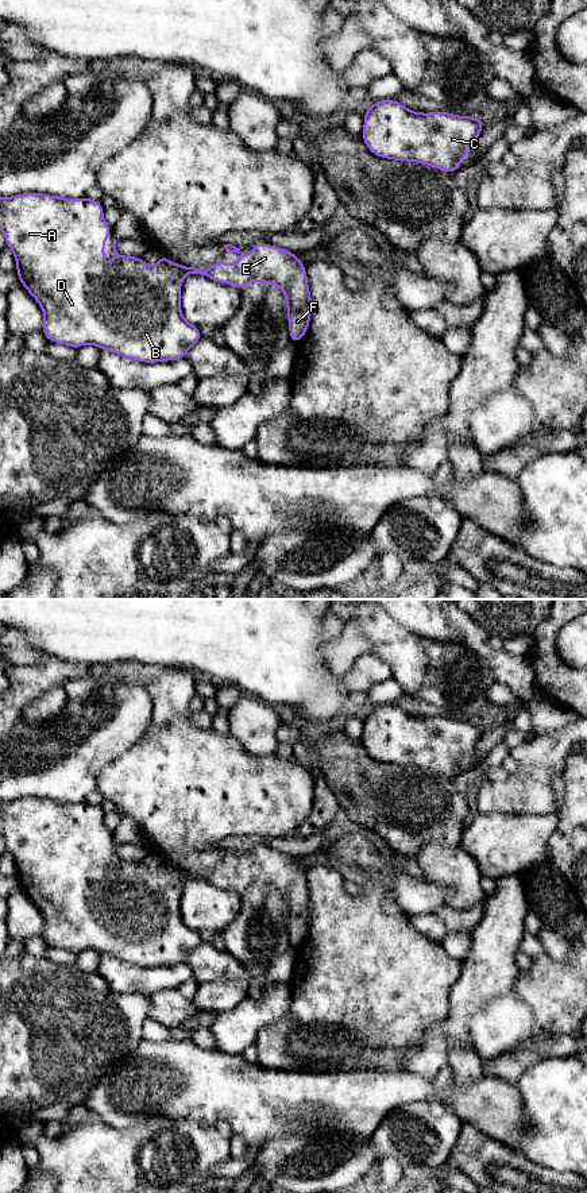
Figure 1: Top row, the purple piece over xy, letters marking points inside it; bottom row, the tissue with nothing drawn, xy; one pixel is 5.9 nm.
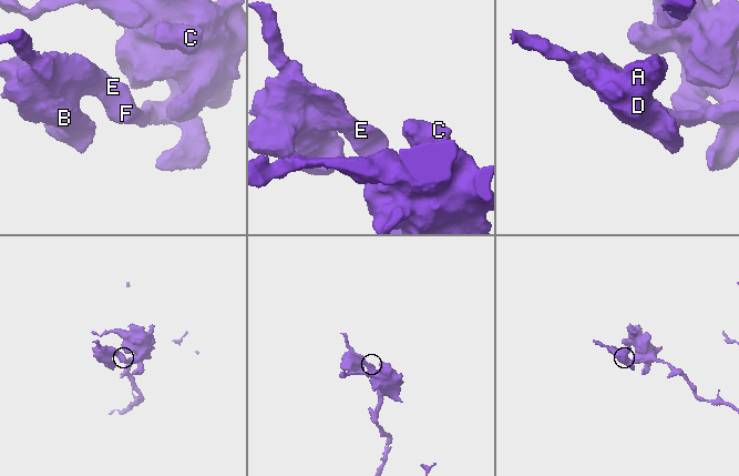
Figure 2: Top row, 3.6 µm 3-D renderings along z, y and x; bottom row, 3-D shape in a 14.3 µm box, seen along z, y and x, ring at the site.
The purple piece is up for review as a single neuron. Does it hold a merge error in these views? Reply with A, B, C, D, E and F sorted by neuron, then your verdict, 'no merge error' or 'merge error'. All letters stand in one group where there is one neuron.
A B C D E F; no merge error

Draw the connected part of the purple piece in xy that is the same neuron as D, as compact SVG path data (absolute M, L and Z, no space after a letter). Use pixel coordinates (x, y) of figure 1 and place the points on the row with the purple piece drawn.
M20 193L12 197L0 197L0 229L5 235L5 246L15 255L20 283L42 308L45 324L40 332L49 341L73 348L93 344L100 350L108 350L144 363L179 360L202 337L200 327L188 323L181 313L181 285L188 274L206 275L215 282L227 282L237 290L244 289L252 281L277 285L286 297L290 343L297 344L305 336L310 323L312 300L305 265L296 254L256 242L247 255L242 255L240 250L232 244L224 244L227 252L240 255L233 269L223 259L205 270L179 263L174 265L163 254L159 254L157 266L150 266L140 256L120 255L116 251L117 240L113 239L113 259L107 269L104 266L104 242L108 235L112 235L112 227L105 223L103 209L101 201L89 200L88 197L63 198L43 193Z

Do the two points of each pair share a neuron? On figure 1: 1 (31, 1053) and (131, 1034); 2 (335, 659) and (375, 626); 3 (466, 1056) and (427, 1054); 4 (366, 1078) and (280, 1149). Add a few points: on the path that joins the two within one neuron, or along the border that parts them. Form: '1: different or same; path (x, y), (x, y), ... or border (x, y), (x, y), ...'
1: same; path (56, 1034), (107, 1034)
2: different; border (340, 622), (354, 622), (366, 636), (371, 651)
3: different; border (448, 1051), (450, 1064)
4: different; border (329, 1134), (284, 1134), (266, 1142)

